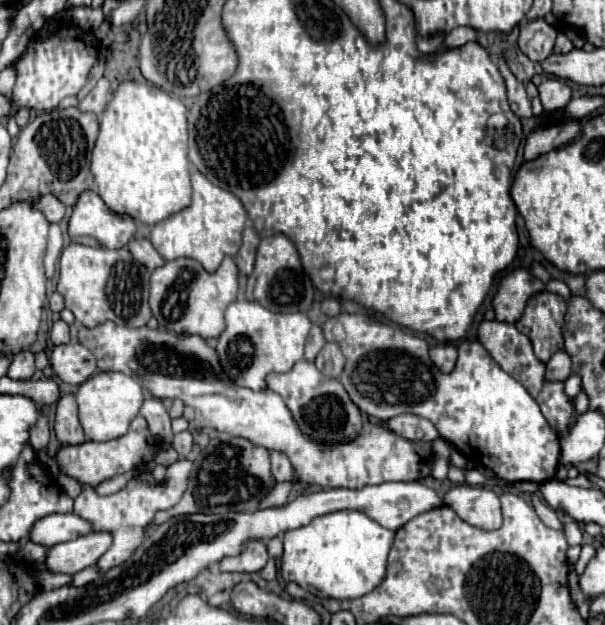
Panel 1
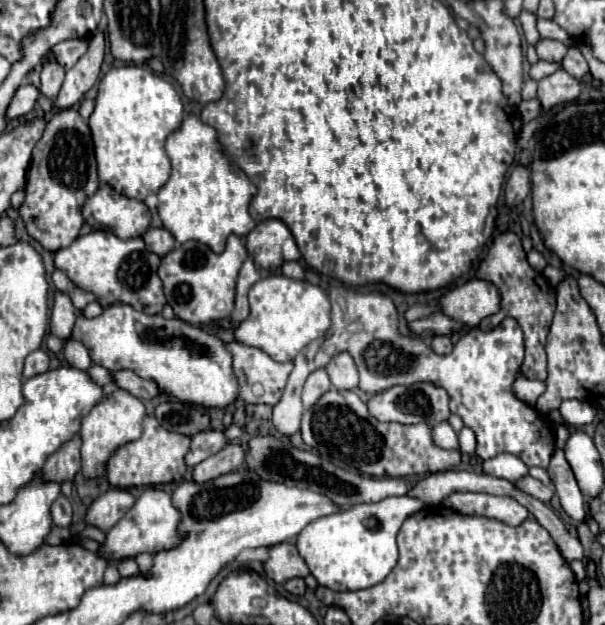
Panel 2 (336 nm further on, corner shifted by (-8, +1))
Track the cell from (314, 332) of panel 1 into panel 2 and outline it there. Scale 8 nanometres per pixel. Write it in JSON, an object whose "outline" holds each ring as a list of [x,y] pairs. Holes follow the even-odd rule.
{"outline":[[[316,370],[308,376],[306,384],[304,384],[304,392],[302,392],[302,404],[304,404],[304,410],[310,410],[322,394],[326,394],[328,390],[332,388],[330,384],[330,378],[326,374],[326,370]]]}

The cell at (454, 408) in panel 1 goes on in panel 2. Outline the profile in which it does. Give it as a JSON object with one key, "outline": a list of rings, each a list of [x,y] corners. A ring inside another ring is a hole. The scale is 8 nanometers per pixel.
{"outline":[[[334,288],[330,292],[330,300],[332,300],[332,326],[330,326],[330,330],[324,338],[318,338],[318,340],[310,342],[294,358],[294,370],[288,378],[288,384],[284,388],[284,394],[282,394],[280,402],[274,406],[272,422],[274,422],[276,430],[280,430],[286,436],[292,436],[294,432],[300,430],[300,418],[302,418],[302,412],[304,412],[300,394],[302,394],[302,386],[304,386],[306,378],[314,370],[324,368],[334,354],[350,352],[356,366],[358,366],[358,372],[360,372],[360,386],[368,386],[368,390],[362,390],[362,392],[372,396],[372,394],[378,394],[380,390],[386,390],[388,386],[398,386],[398,384],[408,384],[408,382],[436,382],[450,396],[450,412],[462,416],[464,424],[476,432],[476,438],[478,438],[476,454],[482,460],[494,458],[498,454],[514,454],[526,466],[540,466],[540,468],[548,466],[552,450],[554,450],[552,426],[548,424],[548,420],[536,408],[524,406],[524,402],[520,402],[510,390],[510,384],[514,382],[514,378],[516,378],[516,374],[522,366],[522,360],[524,360],[522,330],[520,330],[520,326],[514,318],[504,318],[496,328],[492,328],[488,332],[482,332],[480,328],[468,330],[456,342],[456,346],[450,354],[440,356],[436,352],[432,354],[432,348],[426,346],[422,342],[422,338],[398,334],[398,312],[396,312],[396,306],[394,306],[390,296],[386,296],[382,292],[376,292],[376,290],[374,292],[358,292],[358,290],[350,290],[350,288]]]}

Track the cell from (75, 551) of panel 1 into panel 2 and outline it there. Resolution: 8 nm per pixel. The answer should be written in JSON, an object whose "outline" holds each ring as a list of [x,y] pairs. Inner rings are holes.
{"outline":[[[148,488],[136,500],[132,510],[128,510],[128,514],[106,534],[106,542],[102,544],[100,556],[124,558],[124,556],[138,556],[142,552],[154,556],[162,550],[170,550],[182,542],[182,536],[178,532],[180,520],[182,520],[182,512],[172,504],[172,496],[164,490]]]}

